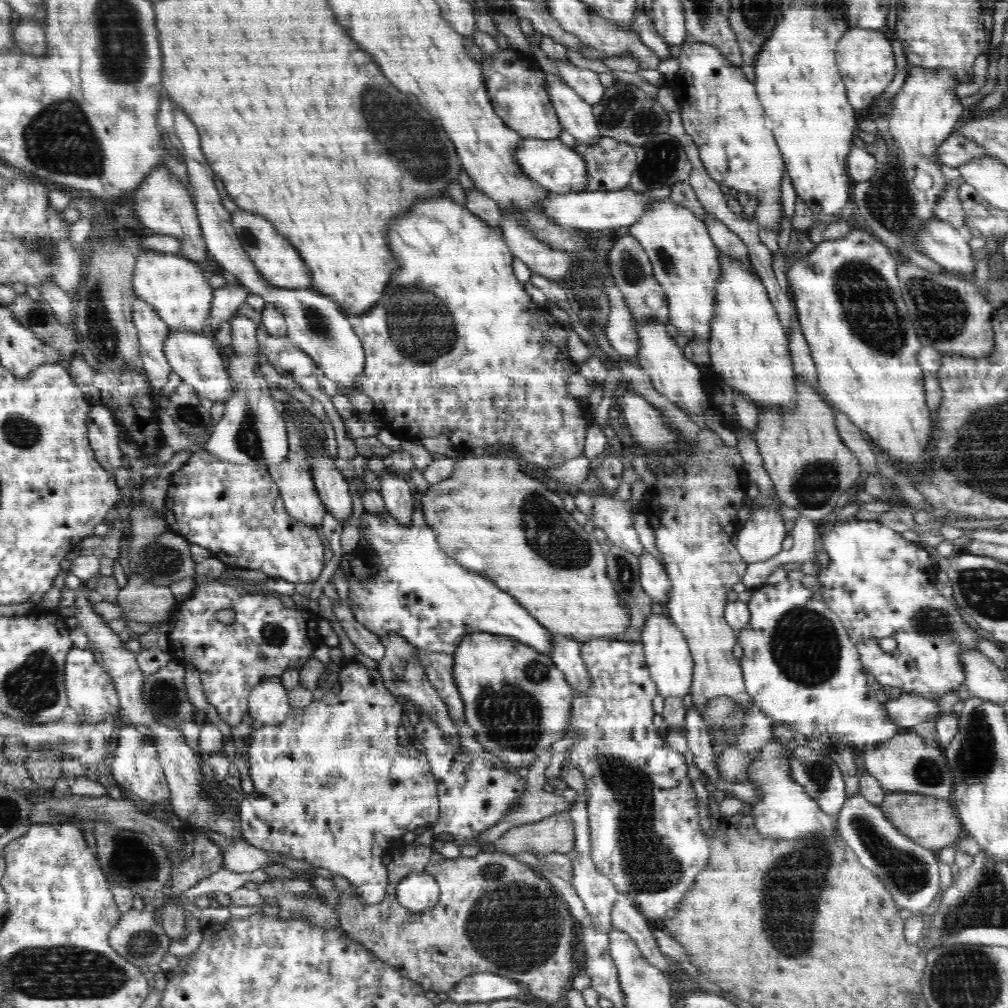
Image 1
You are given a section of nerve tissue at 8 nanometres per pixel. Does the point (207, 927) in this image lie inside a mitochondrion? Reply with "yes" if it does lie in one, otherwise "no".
no

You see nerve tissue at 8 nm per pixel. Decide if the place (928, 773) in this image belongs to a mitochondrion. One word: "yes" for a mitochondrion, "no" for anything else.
yes

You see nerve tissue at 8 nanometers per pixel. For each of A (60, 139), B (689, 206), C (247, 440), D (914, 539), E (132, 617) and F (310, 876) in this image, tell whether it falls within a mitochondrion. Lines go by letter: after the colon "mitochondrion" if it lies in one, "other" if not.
A: mitochondrion
B: other
C: mitochondrion
D: other
E: other
F: other

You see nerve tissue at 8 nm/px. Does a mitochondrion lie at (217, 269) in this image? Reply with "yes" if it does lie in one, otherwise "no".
no

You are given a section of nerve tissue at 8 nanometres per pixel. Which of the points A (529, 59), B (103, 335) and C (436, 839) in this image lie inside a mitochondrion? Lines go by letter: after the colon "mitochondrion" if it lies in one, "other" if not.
A: other
B: mitochondrion
C: other

